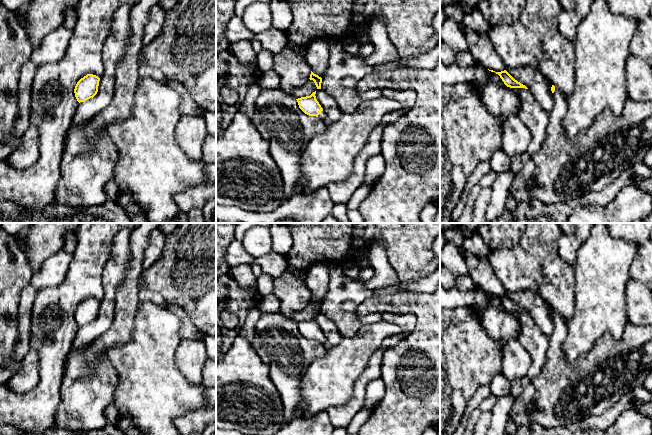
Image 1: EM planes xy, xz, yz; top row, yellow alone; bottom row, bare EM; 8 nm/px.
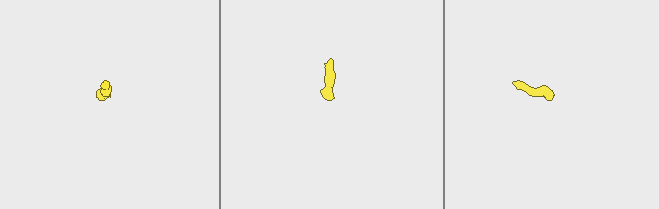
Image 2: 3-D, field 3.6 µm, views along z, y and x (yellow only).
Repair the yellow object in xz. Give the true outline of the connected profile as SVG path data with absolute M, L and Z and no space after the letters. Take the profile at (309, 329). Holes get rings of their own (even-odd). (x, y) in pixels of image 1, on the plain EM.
M316 315L313 316L310 320L301 321L296 323L299 329L299 332L309 340L316 340L322 344L325 348L330 348L331 344L328 342L326 337L323 335L323 332L316 323Z

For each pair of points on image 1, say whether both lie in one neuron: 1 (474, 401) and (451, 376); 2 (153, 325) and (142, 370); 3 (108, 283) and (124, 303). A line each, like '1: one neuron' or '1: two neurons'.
1: two neurons
2: one neuron
3: two neurons

